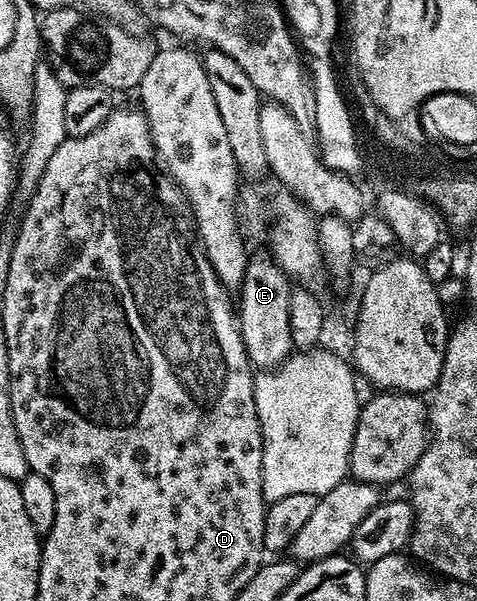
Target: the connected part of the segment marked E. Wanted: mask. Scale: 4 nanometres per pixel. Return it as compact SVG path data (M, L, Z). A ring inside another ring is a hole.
M252 254L243 274L243 281L237 288L237 322L239 336L247 350L247 360L255 369L274 369L282 365L293 353L291 330L289 329L289 301L293 290L292 280L275 264L270 254Z

